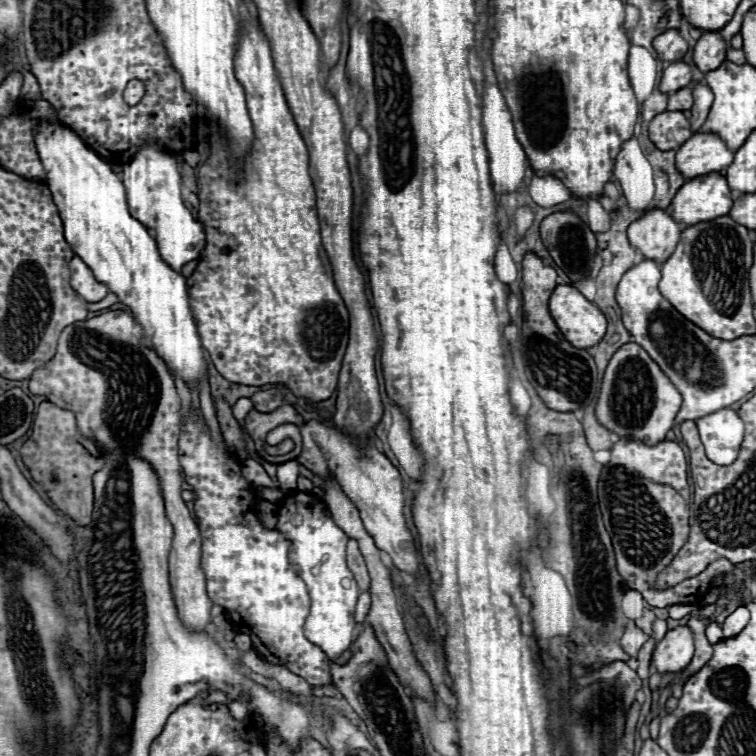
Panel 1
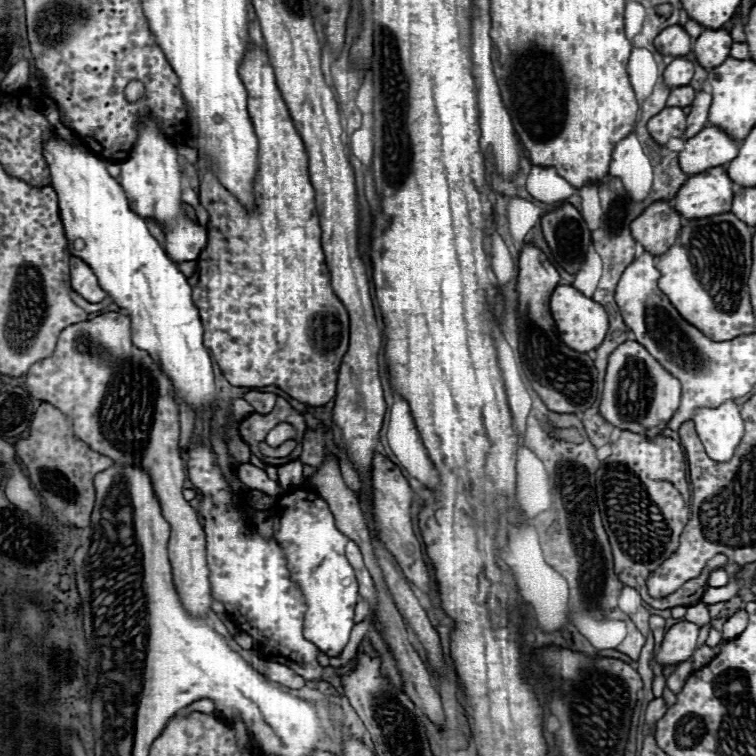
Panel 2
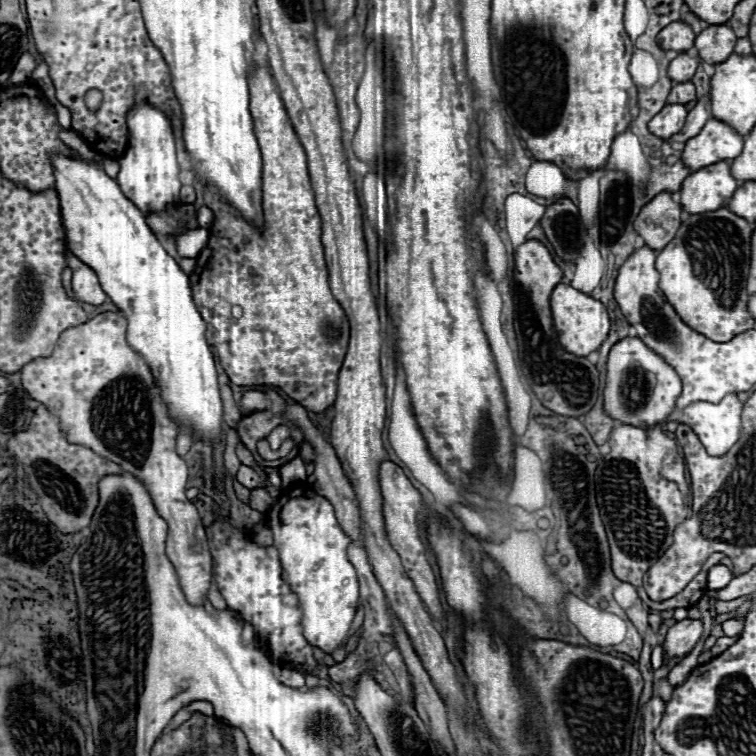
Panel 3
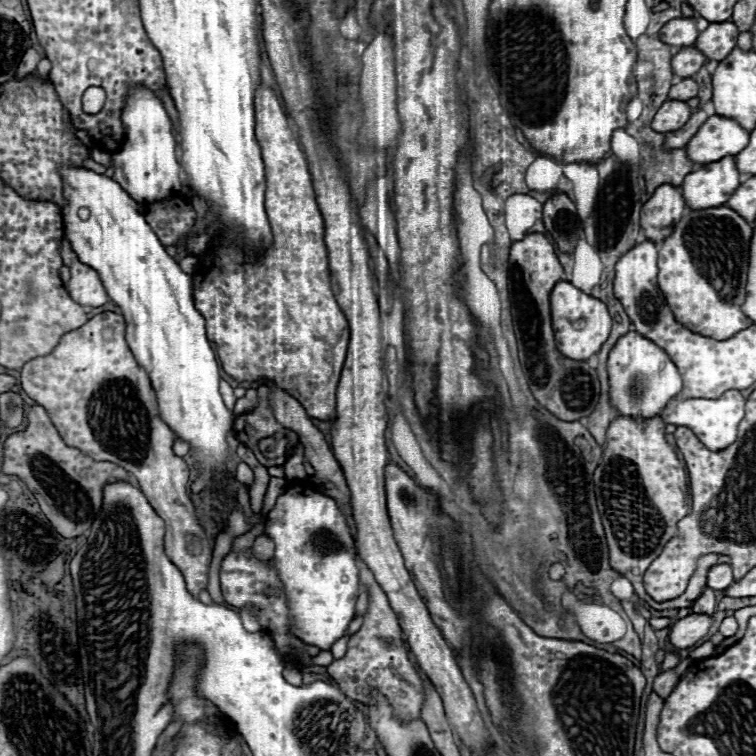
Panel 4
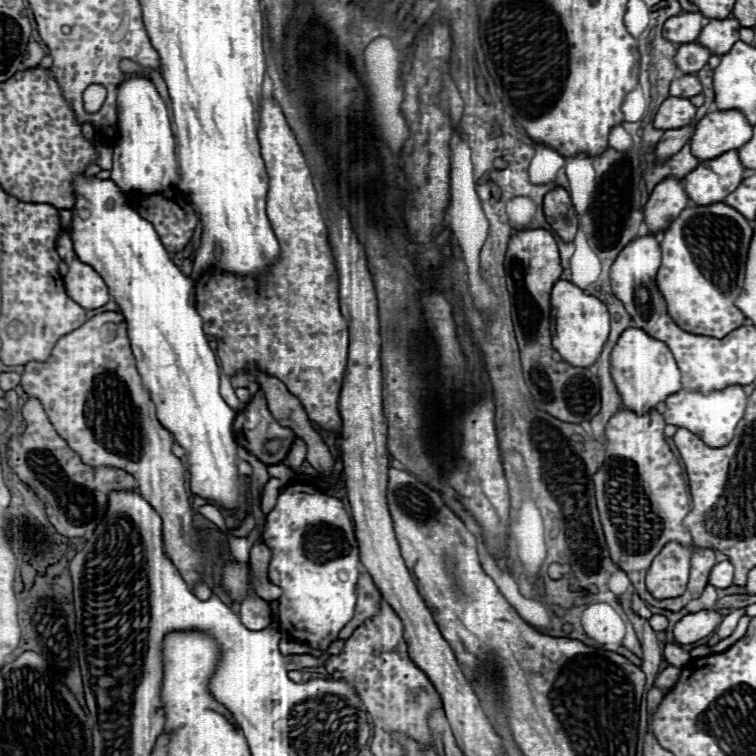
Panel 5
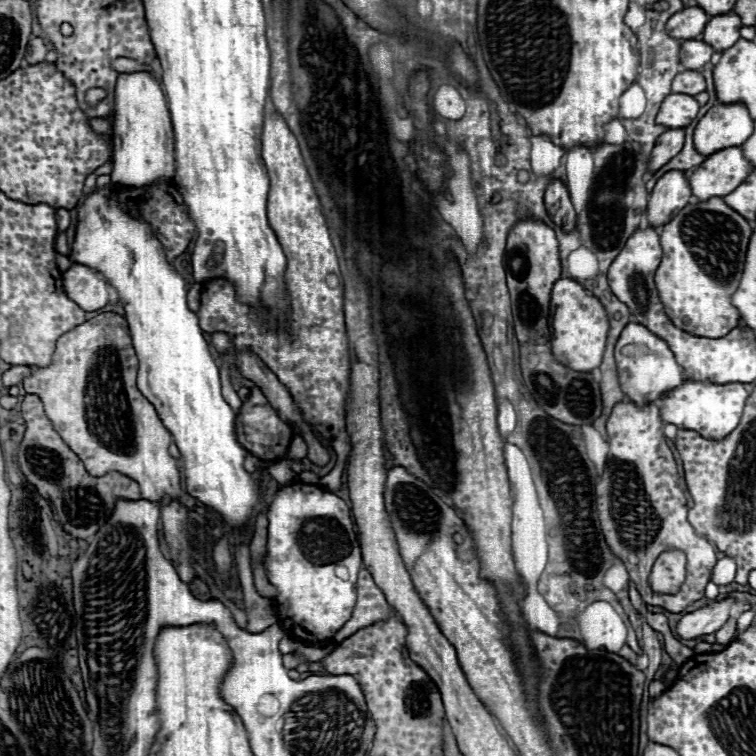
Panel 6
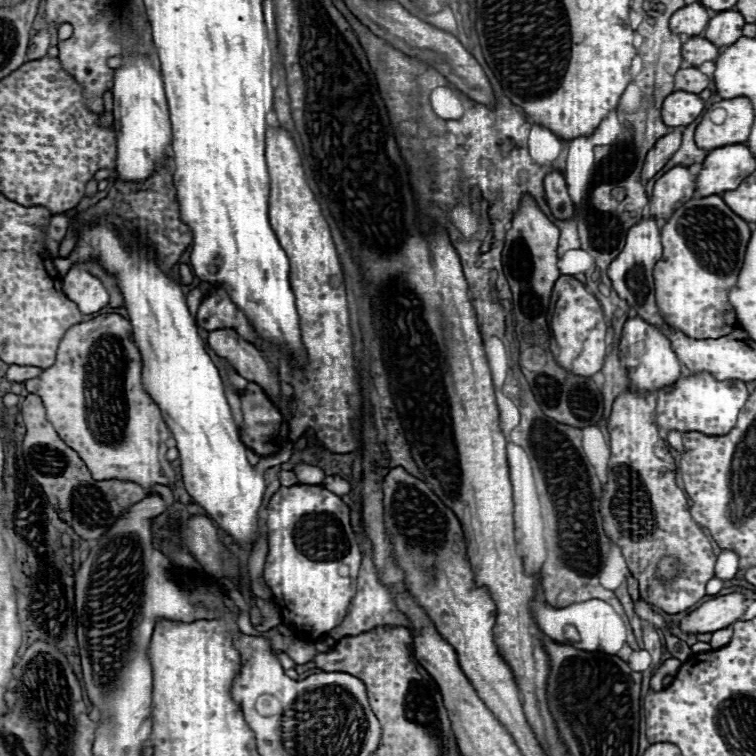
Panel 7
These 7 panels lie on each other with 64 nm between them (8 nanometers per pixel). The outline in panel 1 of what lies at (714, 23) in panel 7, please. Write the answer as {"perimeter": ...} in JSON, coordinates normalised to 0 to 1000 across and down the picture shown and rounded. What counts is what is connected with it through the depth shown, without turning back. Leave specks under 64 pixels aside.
{"perimeter":[[[931,42],[918,61],[918,85],[929,95],[947,93],[960,79],[960,63],[963,56],[952,48],[952,42]]]}

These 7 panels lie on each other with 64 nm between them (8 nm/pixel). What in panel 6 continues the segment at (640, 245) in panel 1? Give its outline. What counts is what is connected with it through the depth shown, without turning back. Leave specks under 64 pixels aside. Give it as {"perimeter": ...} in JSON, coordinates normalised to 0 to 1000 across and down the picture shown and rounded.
{"perimeter":[[[881,228],[865,246],[857,265],[857,294],[862,299],[884,296],[889,286],[913,267],[915,251],[907,228]]]}

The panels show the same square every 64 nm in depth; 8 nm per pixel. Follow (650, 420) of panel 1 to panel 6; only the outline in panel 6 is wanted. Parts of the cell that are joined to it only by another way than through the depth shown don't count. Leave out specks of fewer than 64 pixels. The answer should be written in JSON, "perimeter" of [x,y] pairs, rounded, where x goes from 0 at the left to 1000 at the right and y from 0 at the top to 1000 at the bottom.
{"perimeter":[[[841,426],[828,429],[812,460],[812,471],[815,471],[815,484],[825,521],[847,537],[873,526],[878,519],[892,516],[905,505],[902,487],[892,476],[892,468],[884,460],[881,450],[873,450],[865,439],[857,439],[857,434],[852,434],[849,429]]]}

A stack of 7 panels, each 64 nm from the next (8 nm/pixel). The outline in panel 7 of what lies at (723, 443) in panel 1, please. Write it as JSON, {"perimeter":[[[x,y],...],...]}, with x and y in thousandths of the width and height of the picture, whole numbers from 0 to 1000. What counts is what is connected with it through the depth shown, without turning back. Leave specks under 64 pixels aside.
{"perimeter":[[[937,492],[913,495],[886,511],[868,516],[868,563],[878,571],[929,571],[934,577],[963,574],[976,556],[981,537],[989,529],[989,513],[981,503],[947,503]]]}

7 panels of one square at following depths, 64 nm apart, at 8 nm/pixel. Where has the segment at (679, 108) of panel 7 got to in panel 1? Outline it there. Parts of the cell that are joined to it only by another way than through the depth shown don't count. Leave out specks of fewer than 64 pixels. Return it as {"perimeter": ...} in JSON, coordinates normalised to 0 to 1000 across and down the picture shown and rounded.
{"perimeter":[[[881,146],[870,153],[865,153],[860,167],[857,167],[857,175],[860,175],[860,185],[873,198],[884,198],[884,196],[892,196],[897,190],[905,190],[915,180],[913,161],[897,146],[894,148]]]}

